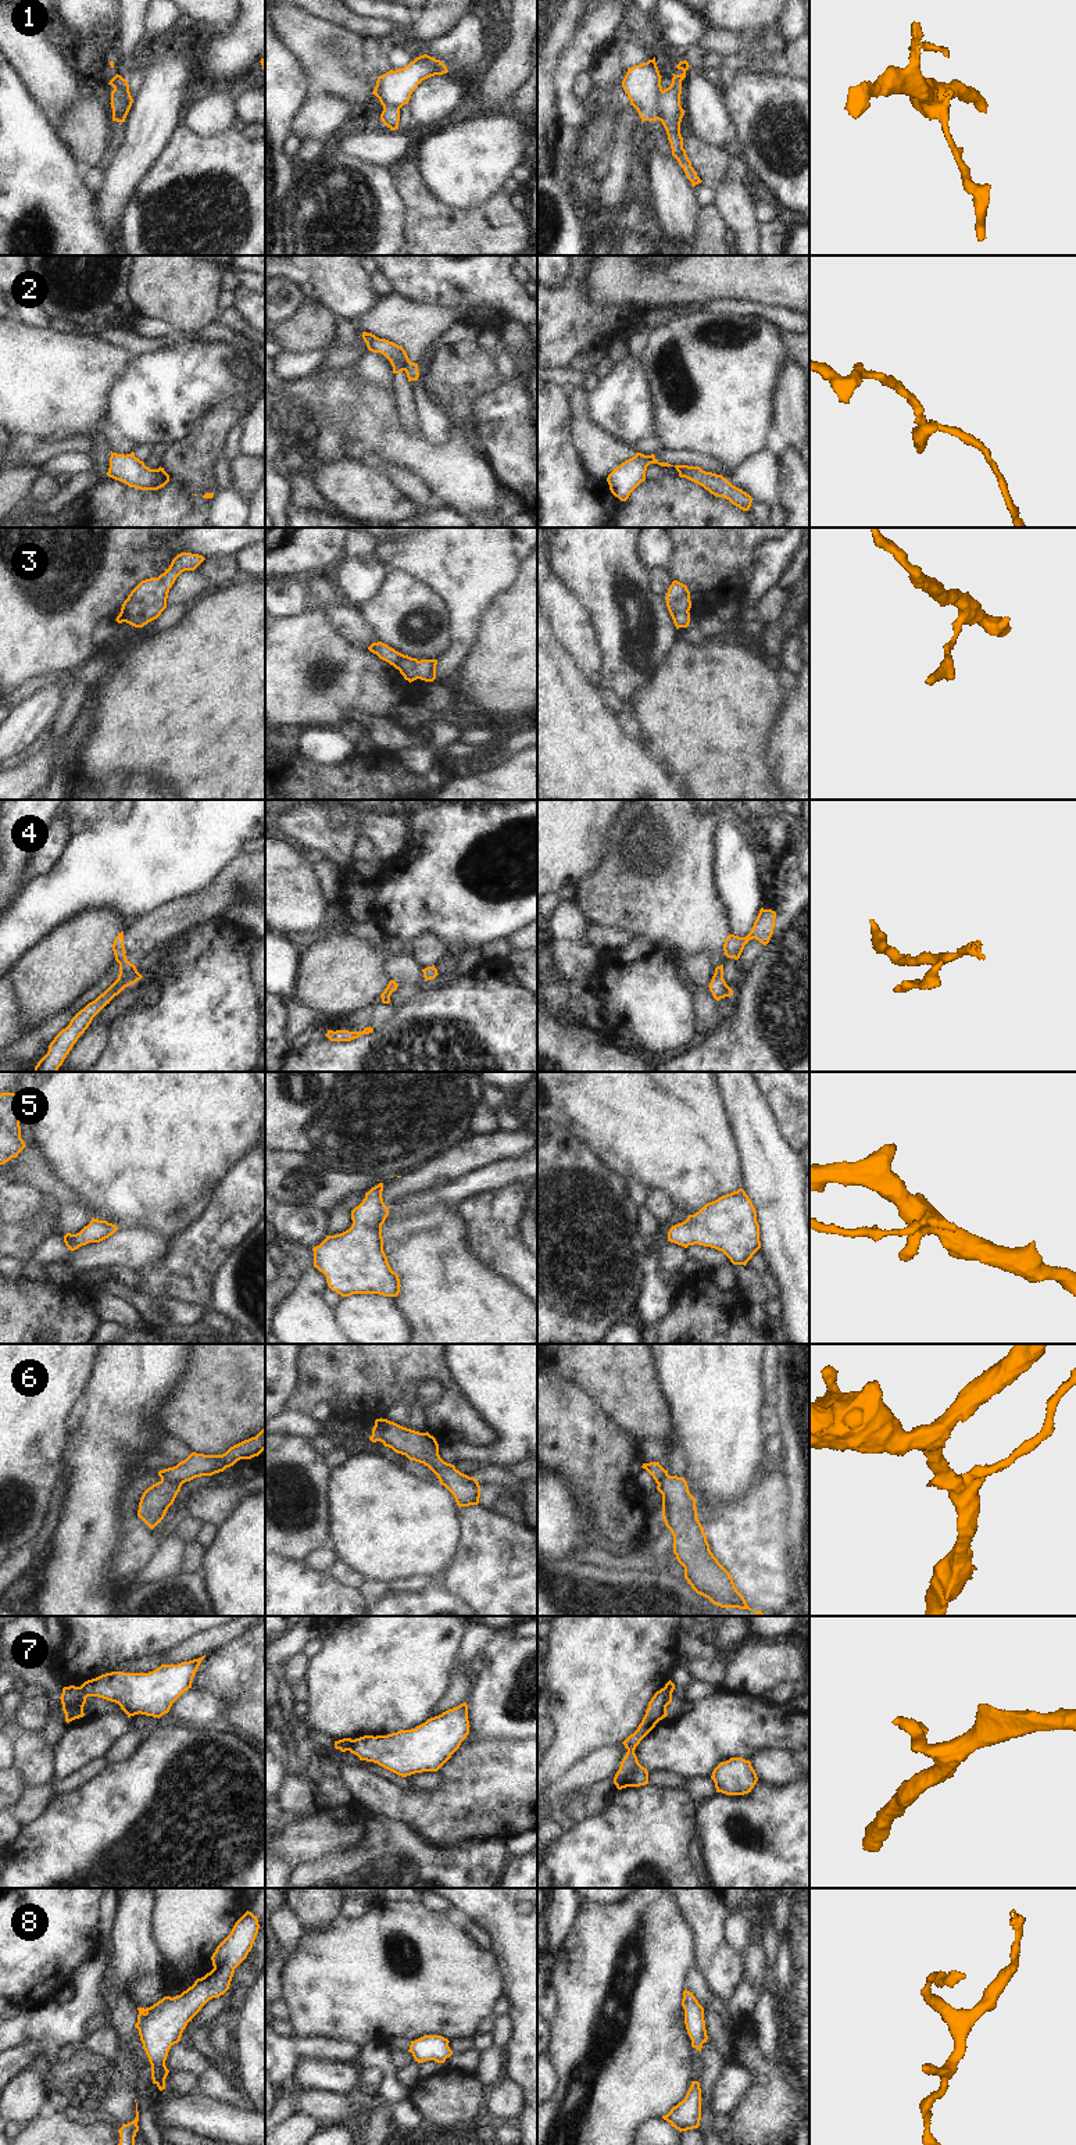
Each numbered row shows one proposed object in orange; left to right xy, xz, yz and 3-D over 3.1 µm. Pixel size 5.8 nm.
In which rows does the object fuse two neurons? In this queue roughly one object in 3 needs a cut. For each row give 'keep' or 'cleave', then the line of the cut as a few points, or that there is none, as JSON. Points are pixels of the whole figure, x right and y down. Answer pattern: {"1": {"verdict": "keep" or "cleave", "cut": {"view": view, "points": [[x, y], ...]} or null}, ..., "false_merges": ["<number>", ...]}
{"1": {"verdict": "cleave", "cut": {"view": "xy", "points": [[111, 93], [118, 96], [118, 111], [125, 117]]}}, "2": {"verdict": "cleave", "cut": {"view": "xz", "points": [[407, 356], [404, 369]]}}, "3": {"verdict": "keep", "cut": null}, "4": {"verdict": "keep", "cut": null}, "5": {"verdict": "keep", "cut": null}, "6": {"verdict": "cleave", "cut": {"view": "xy", "points": [[161, 1479], [181, 1484]]}}, "7": {"verdict": "cleave", "cut": {"view": "xy", "points": [[78, 1687], [86, 1697]]}}, "8": {"verdict": "keep", "cut": null}, "false_merges": ["1", "2", "6", "7"]}

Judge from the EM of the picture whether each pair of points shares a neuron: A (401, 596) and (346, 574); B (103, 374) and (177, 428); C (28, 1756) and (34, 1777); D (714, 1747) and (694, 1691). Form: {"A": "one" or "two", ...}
{"A": "two", "B": "two", "C": "one", "D": "two"}

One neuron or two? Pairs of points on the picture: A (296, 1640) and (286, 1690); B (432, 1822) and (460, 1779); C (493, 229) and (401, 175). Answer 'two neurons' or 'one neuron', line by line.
A: one neuron
B: one neuron
C: one neuron

